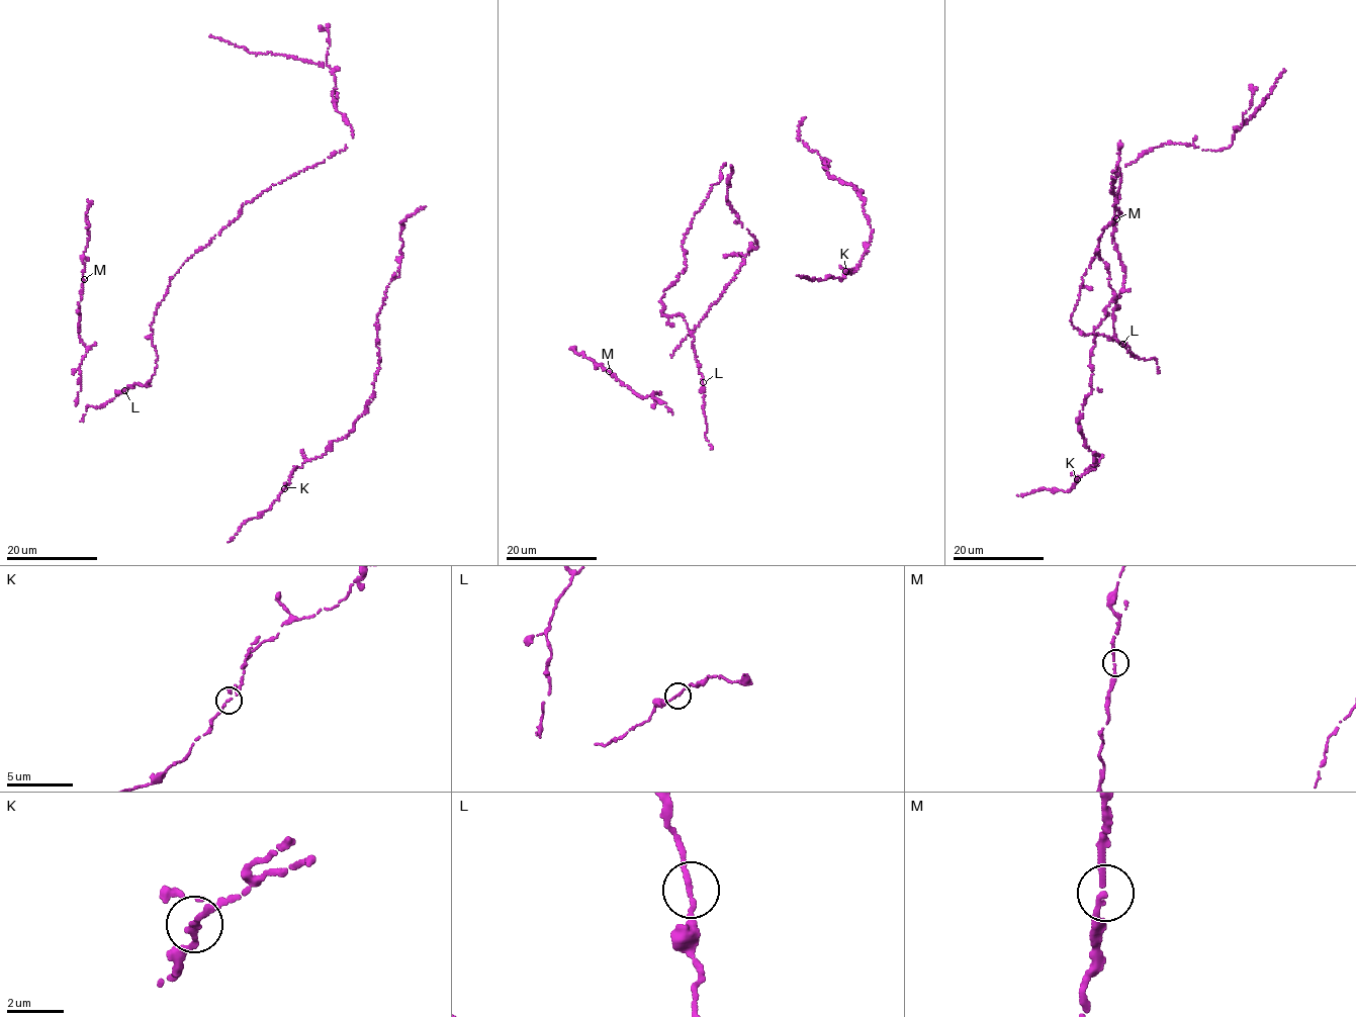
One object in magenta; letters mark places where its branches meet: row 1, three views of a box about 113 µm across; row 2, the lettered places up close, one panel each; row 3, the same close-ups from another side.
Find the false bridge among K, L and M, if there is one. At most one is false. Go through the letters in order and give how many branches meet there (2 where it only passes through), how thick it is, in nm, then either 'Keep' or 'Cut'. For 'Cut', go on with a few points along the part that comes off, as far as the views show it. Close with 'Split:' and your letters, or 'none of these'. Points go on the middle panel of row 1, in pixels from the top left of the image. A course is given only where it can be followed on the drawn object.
K: Branches: 2. Thickness 190 nm. Keep
L: Branches: 2. Thickness 190 nm. Keep
M: Branches: 2. Thickness 190 nm. Keep
Split: none of these

